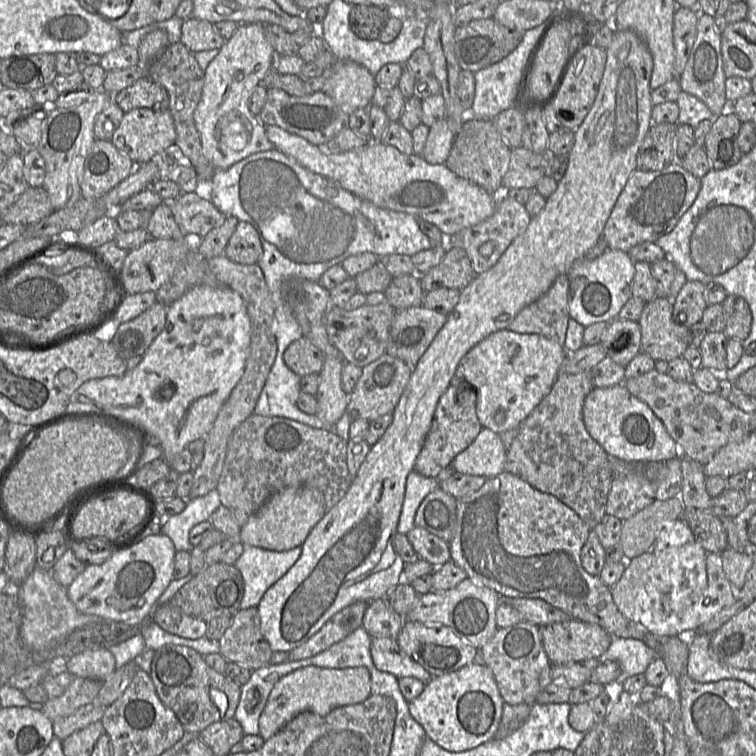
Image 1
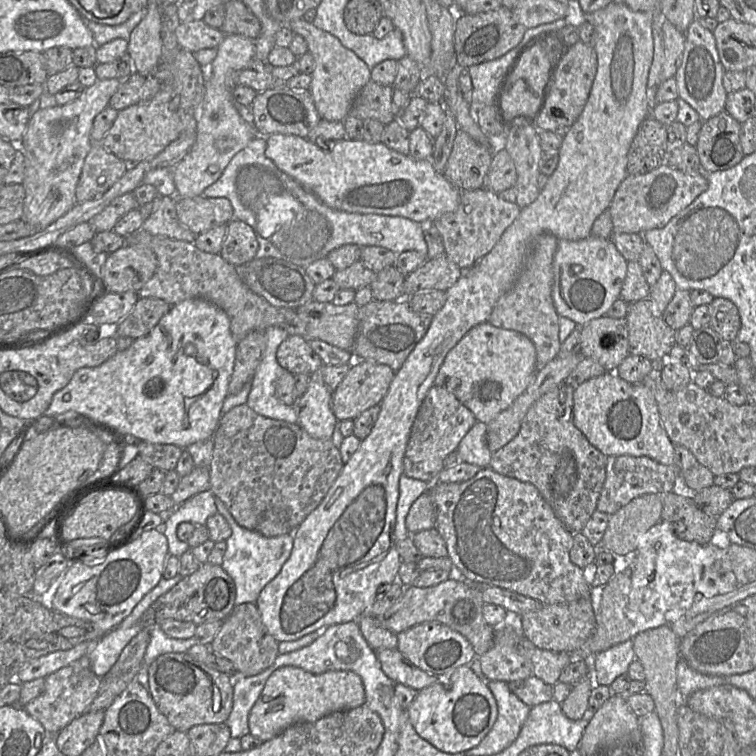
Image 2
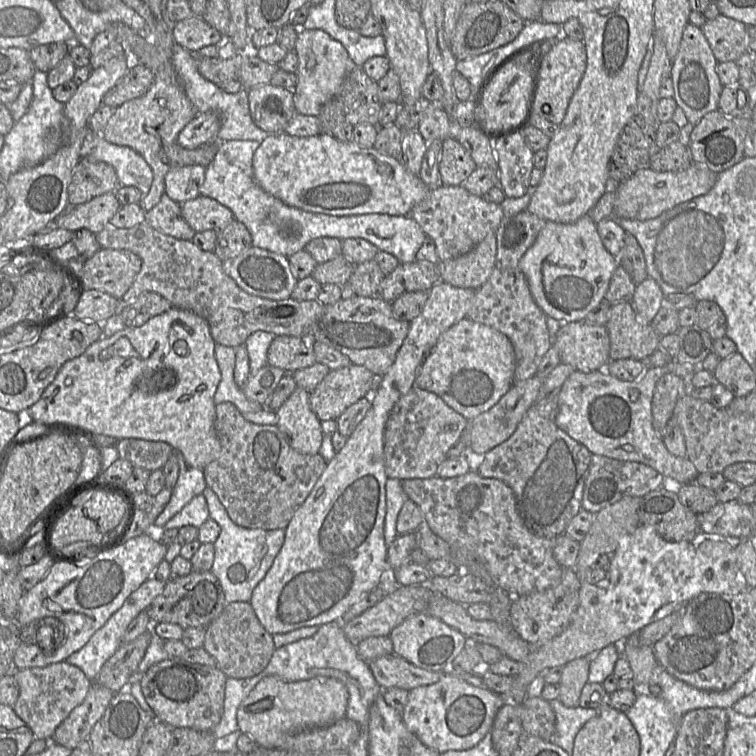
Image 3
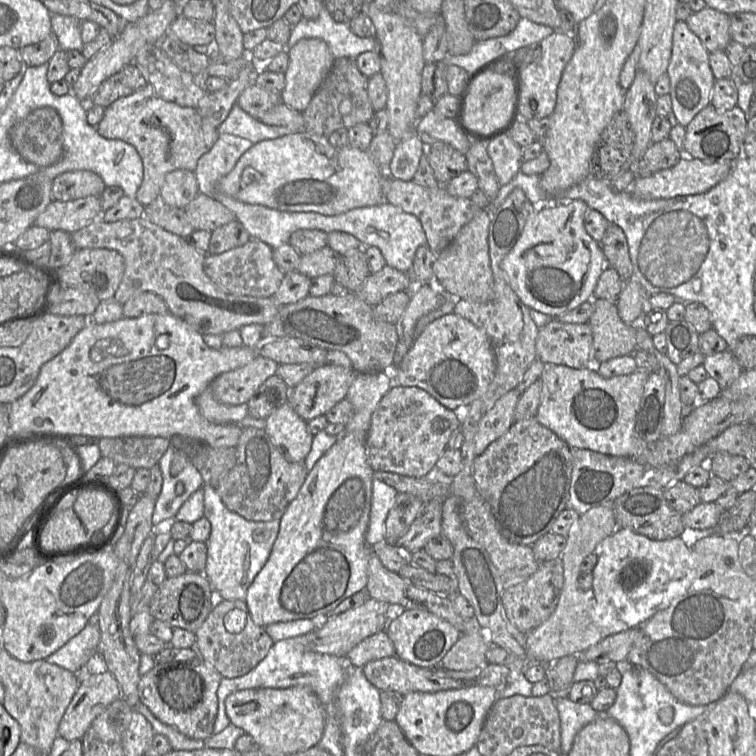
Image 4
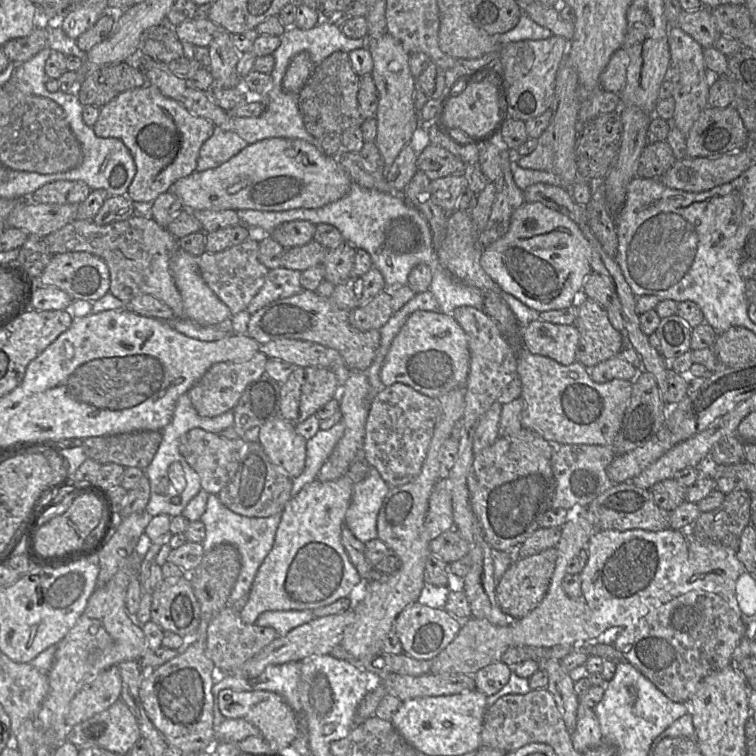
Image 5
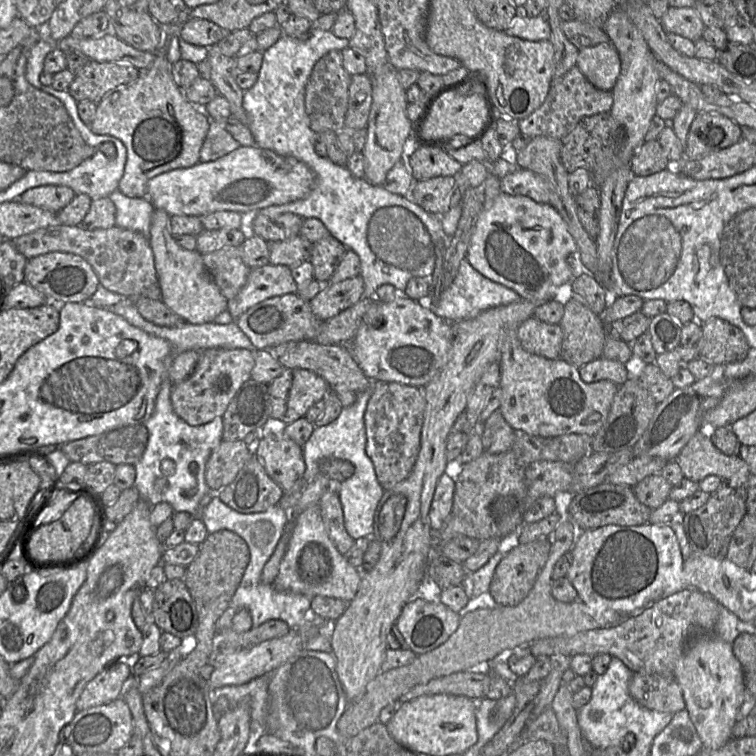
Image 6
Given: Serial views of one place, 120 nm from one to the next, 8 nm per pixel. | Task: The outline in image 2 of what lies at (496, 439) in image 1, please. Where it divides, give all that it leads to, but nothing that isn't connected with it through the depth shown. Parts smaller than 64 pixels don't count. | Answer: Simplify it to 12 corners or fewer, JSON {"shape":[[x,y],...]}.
{"shape":[[476,421],[457,448],[461,461],[489,467],[487,424]]}

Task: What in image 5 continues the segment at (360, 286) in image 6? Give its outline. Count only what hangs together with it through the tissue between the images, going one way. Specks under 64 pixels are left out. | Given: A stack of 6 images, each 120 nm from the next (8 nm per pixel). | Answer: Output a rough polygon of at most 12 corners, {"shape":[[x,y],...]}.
{"shape":[[375,267],[335,285],[341,310],[360,307],[386,289]]}

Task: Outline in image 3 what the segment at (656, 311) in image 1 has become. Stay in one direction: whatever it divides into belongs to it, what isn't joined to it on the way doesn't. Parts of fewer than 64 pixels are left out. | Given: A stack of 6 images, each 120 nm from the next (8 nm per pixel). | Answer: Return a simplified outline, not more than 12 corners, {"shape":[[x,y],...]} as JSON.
{"shape":[[630,301],[613,303],[605,326],[610,360],[642,360],[661,336]]}

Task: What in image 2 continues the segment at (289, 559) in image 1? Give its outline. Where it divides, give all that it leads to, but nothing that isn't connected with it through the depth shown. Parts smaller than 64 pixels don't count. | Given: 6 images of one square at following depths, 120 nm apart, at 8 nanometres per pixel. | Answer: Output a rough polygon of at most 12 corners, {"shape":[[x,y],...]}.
{"shape":[[216,496],[232,534],[221,567],[235,605],[255,603],[289,558],[293,533],[241,527]]}

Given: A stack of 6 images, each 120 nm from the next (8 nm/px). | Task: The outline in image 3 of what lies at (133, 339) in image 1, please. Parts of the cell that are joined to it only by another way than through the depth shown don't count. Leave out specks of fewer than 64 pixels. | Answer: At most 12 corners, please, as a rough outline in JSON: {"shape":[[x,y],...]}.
{"shape":[[158,293],[120,301],[126,327],[140,327],[171,307]]}

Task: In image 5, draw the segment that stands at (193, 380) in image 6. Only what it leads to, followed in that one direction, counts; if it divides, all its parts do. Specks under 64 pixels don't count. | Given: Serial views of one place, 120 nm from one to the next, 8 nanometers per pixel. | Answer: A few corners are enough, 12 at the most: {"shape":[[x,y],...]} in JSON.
{"shape":[[259,350],[244,362],[213,364],[187,391],[196,412],[232,410],[265,373]]}

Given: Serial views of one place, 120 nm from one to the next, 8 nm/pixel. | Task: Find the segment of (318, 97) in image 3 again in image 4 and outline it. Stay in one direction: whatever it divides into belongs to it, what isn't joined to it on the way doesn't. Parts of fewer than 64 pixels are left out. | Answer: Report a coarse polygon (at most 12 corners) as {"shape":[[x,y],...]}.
{"shape":[[319,38],[287,50],[280,98],[302,112],[335,57]]}

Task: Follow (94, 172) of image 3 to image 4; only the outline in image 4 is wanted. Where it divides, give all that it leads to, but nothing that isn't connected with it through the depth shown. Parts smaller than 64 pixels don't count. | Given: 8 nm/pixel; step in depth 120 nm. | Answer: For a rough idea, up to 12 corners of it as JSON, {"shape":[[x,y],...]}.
{"shape":[[88,170],[52,181],[53,201],[100,196],[107,186]]}

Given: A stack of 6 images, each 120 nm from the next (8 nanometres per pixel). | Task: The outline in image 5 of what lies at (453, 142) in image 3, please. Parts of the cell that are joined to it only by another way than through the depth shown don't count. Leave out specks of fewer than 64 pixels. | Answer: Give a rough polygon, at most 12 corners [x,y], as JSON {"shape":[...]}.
{"shape":[[430,143],[417,168],[430,180],[463,175],[466,164]]}

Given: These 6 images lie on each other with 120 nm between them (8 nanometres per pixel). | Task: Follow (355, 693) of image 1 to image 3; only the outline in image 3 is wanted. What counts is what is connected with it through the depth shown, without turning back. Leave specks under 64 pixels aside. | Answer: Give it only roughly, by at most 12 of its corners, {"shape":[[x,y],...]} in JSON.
{"shape":[[264,677],[240,704],[238,728],[281,749],[346,717],[343,682]]}

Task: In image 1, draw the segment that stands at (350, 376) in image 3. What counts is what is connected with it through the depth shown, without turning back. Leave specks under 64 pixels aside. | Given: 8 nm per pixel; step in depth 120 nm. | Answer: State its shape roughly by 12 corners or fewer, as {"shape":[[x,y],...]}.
{"shape":[[384,354],[364,366],[346,412],[392,414],[413,369]]}

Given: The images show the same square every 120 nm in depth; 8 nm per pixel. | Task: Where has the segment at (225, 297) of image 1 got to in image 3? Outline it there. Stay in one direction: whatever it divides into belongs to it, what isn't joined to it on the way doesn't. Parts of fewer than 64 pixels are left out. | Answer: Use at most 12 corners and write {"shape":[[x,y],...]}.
{"shape":[[171,307],[65,362],[25,419],[222,450],[204,318]]}

